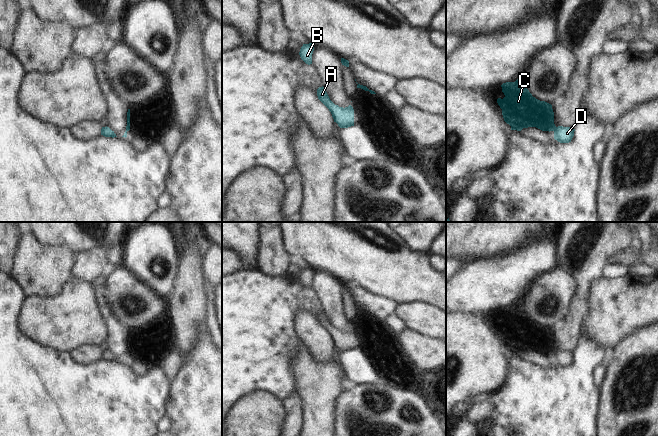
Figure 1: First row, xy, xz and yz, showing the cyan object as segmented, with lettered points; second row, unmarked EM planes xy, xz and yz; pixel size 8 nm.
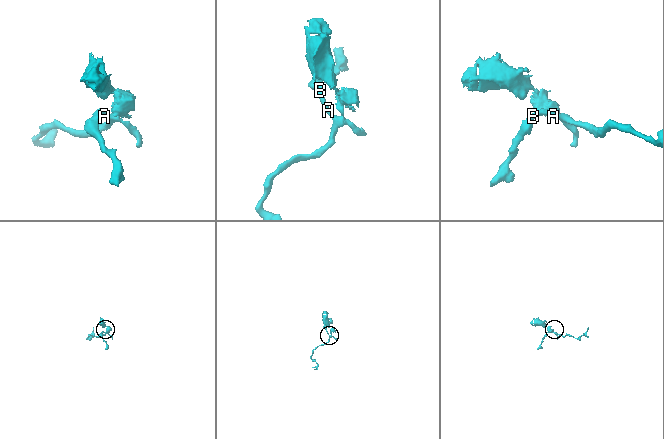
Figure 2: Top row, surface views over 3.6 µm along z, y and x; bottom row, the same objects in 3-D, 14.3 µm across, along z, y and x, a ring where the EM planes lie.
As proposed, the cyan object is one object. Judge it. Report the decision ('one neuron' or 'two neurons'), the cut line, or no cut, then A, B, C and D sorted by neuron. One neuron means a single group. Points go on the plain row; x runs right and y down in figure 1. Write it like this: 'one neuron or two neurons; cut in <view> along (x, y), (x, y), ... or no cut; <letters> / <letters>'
two neurons; cut in yz along (557, 351), (554, 355); A B D / C

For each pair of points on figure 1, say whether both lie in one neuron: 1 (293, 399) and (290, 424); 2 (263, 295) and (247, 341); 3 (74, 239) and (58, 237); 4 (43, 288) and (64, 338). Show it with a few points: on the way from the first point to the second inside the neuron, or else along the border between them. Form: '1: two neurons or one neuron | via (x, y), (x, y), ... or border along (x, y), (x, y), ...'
1: one neuron | via (293, 405), (293, 418)
2: one neuron | via (252, 306), (248, 316), (248, 330)
3: one neuron | via (70, 237), (62, 237)
4: two neurons | border along (65, 282), (61, 290), (53, 296), (26, 297)

